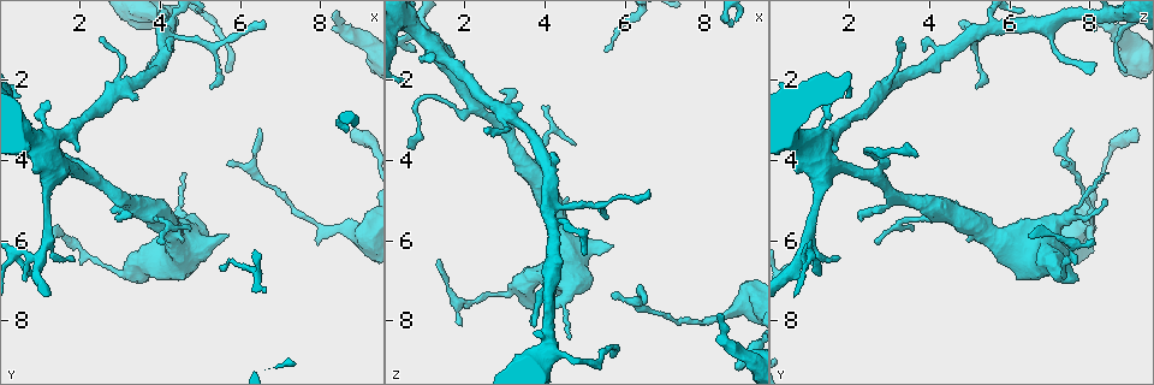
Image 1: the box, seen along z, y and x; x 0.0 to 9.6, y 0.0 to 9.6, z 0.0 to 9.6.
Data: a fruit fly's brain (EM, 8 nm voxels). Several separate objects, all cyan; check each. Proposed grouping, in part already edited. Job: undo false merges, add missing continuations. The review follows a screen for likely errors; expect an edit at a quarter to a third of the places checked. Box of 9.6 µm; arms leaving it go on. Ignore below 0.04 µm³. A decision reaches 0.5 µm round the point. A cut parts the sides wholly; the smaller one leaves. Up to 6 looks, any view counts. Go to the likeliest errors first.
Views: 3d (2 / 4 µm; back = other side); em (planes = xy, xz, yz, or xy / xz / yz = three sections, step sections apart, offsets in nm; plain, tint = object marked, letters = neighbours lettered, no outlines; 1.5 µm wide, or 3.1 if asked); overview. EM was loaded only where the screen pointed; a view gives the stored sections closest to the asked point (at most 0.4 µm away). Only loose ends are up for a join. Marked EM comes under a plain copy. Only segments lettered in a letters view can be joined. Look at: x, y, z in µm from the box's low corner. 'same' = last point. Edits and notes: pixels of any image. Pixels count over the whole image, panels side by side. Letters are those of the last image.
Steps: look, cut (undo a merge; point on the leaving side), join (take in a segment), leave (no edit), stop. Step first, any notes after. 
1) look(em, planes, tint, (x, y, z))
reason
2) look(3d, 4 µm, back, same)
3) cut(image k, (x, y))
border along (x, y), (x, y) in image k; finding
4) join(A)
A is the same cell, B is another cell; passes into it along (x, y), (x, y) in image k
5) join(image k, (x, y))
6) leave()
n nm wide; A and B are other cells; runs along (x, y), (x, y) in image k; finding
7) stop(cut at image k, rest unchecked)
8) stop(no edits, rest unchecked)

look(3d, 4 µm, (6.50, 3.25, 7.55))
thin end

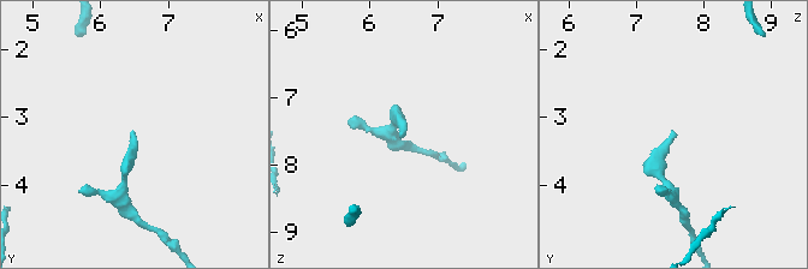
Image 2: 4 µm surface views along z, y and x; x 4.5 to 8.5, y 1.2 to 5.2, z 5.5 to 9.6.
look(em, yz, step 8, letters, (6.50, 3.20, 7.60))
need the tissue

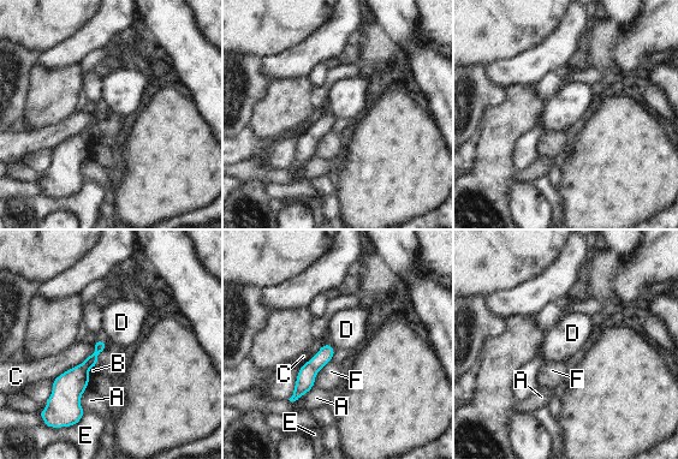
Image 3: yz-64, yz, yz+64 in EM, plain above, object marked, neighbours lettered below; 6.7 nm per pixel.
leave()
A, B, C, D, E and F are other cells; runs along (327, 347), (296, 395) in image 3; no lettered segment goes on from it

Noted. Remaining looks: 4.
look(3d, 2 µm, (1.00, 6.45, 0.80))
sharp bend

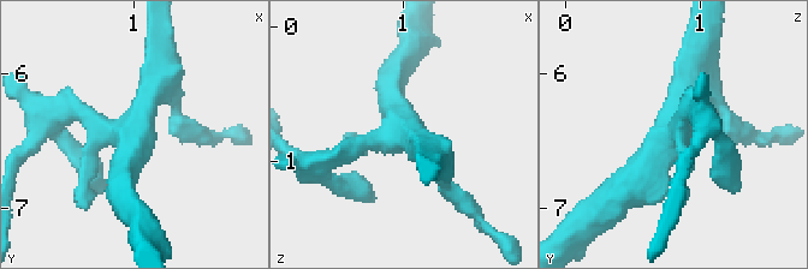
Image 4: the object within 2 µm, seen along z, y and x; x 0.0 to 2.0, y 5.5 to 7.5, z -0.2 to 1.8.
look(em, planes, tint, (0.94, 6.42, 0.84))
now the EM

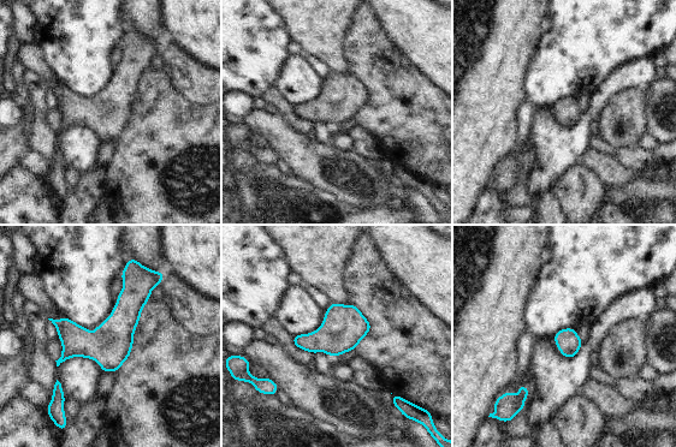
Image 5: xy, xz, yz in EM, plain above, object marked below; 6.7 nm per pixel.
look(em, planes, letters, same)
see the neighbours

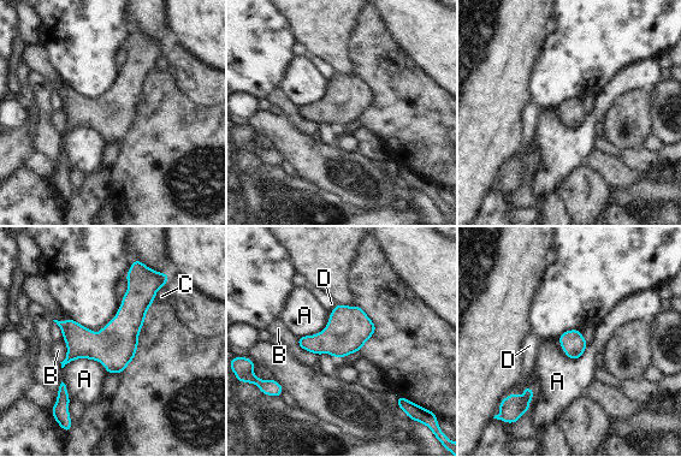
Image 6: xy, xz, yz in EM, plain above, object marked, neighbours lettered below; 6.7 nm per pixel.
leave()
A touches over 280 nm; A, B, C and D are other cells; continuous, no second cell

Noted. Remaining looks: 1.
look(em, planes, letters, (4.80, 5.70, 3.55))
branch stops here

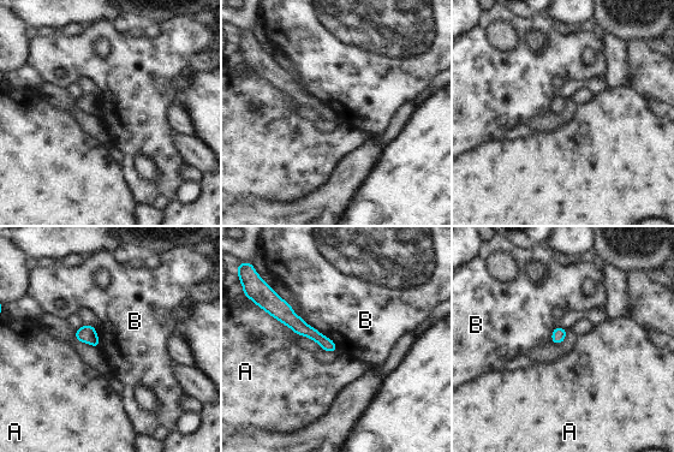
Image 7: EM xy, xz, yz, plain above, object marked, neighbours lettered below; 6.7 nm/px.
leave()
A and B are other cells; border along (305, 320), (327, 335), (338, 351) in image 7; no lettered segment goes on from it

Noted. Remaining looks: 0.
stop(no edits, rest unchecked)

